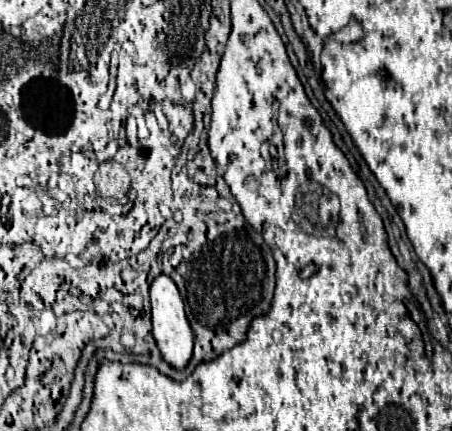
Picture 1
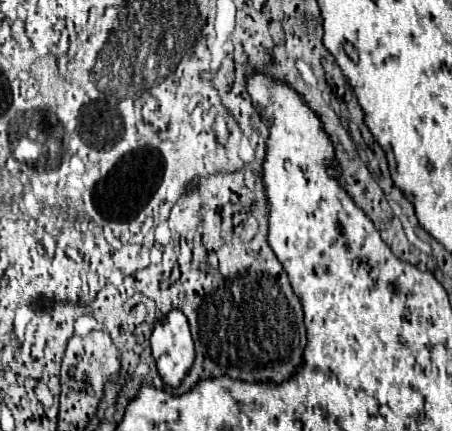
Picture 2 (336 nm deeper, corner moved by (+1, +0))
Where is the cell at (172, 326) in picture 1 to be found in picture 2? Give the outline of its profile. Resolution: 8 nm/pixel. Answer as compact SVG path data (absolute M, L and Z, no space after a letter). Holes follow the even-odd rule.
M172 309L156 323L150 345L162 381L170 387L178 387L194 363L194 341L186 315Z

